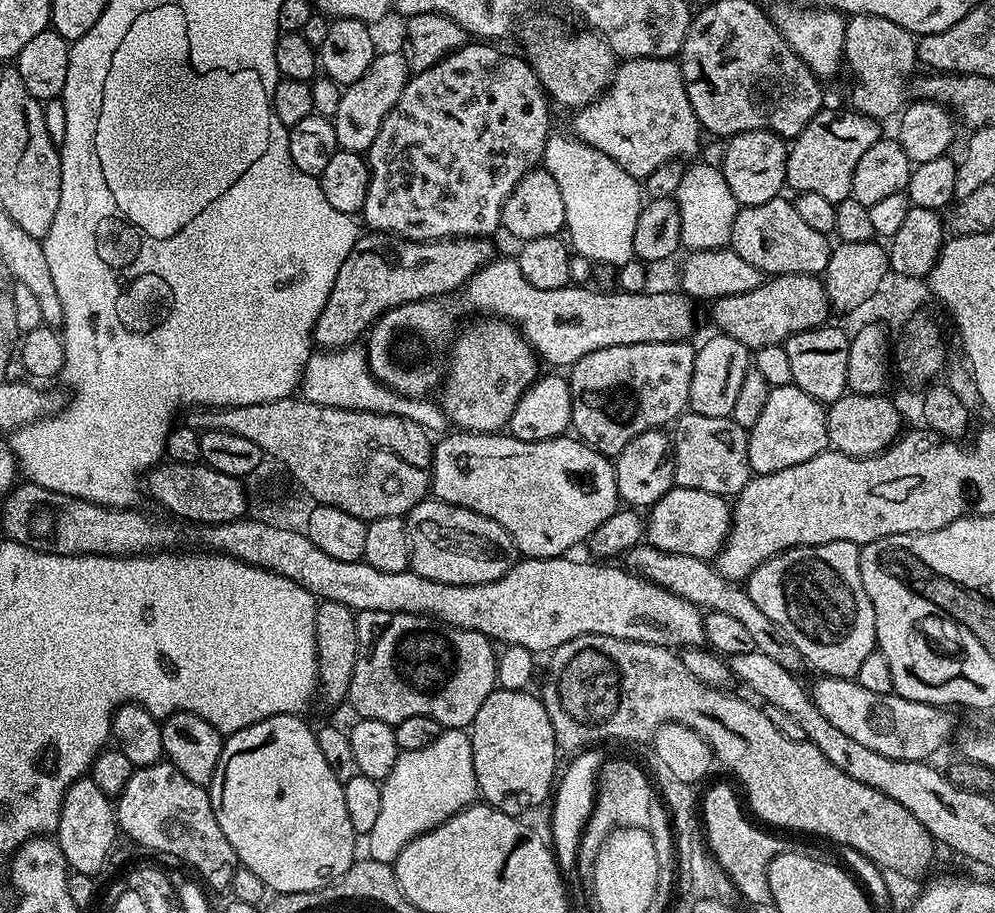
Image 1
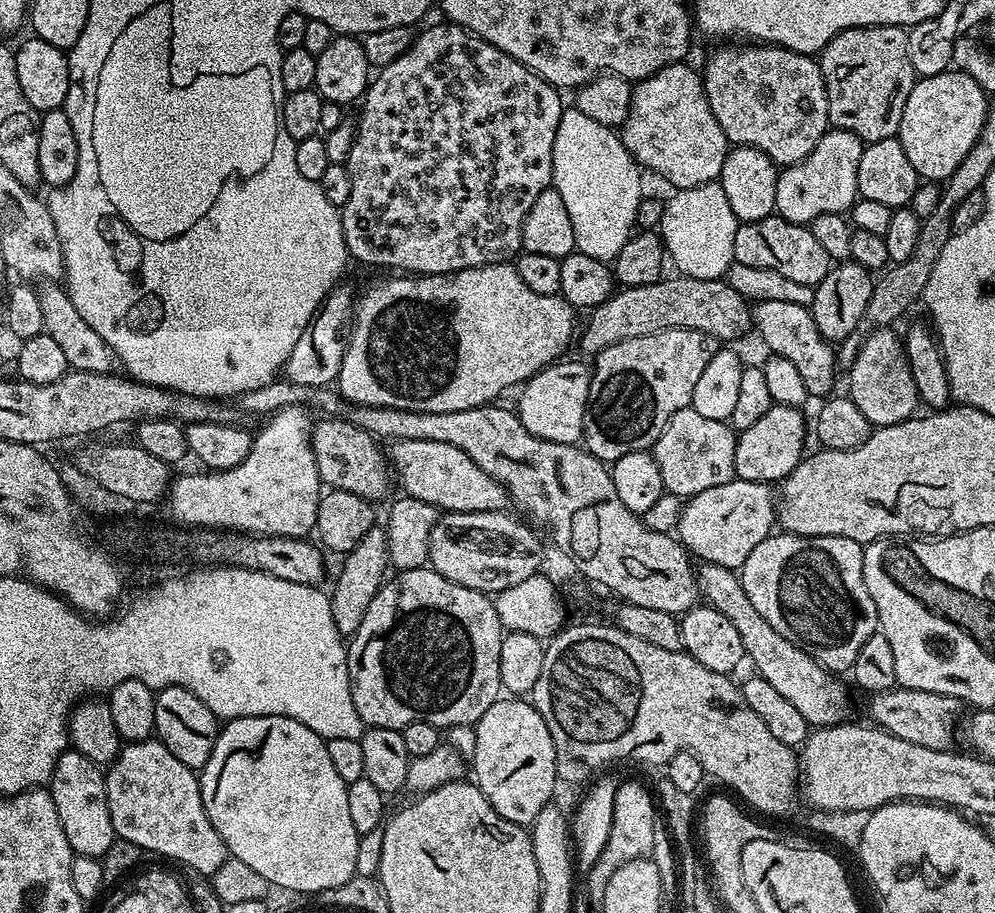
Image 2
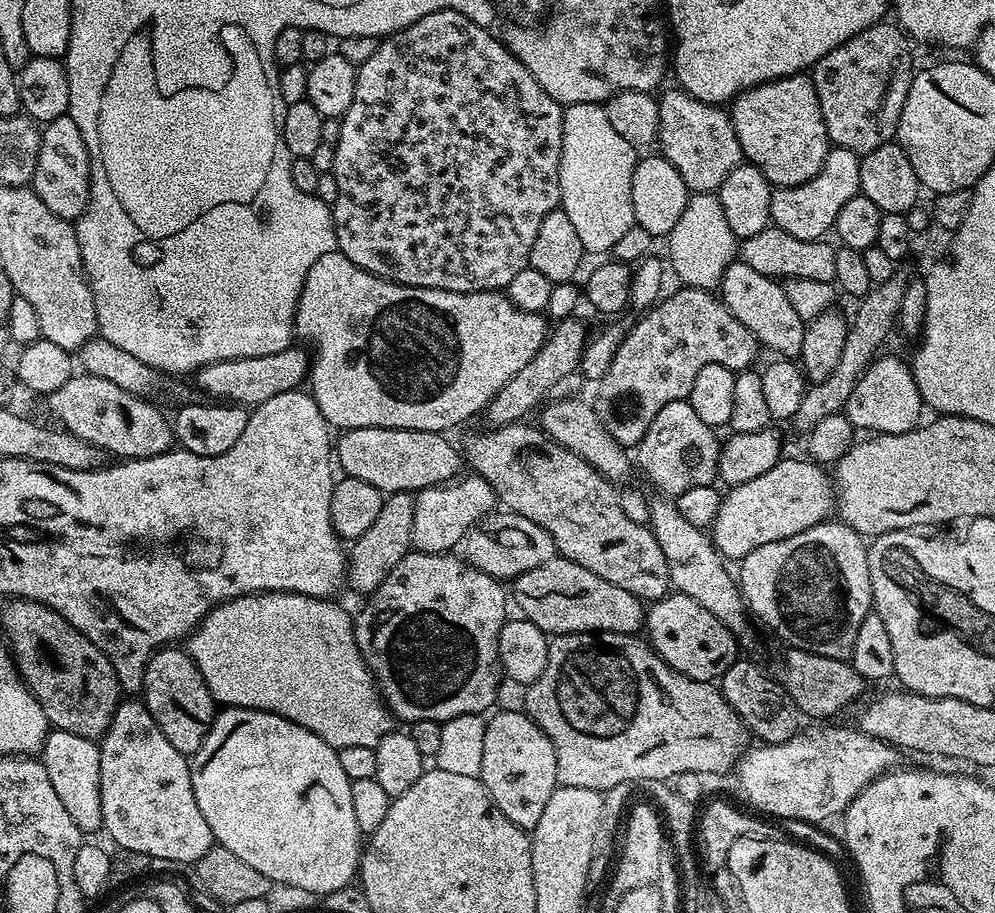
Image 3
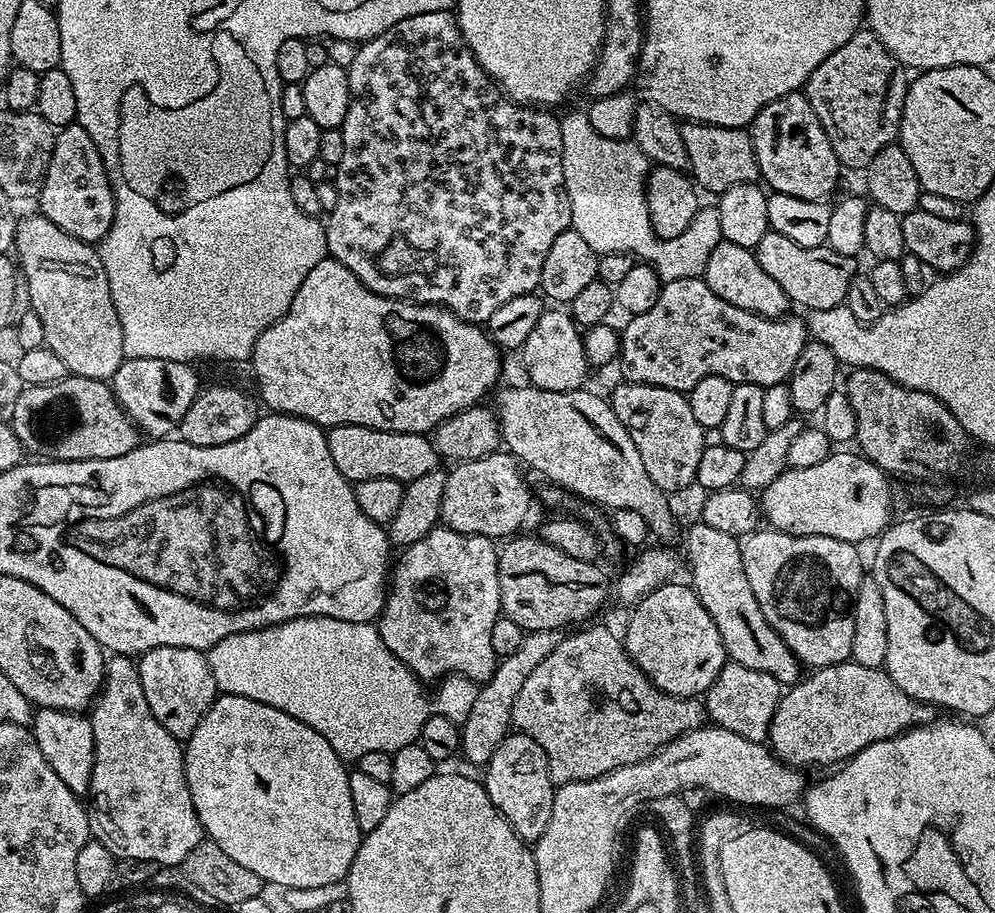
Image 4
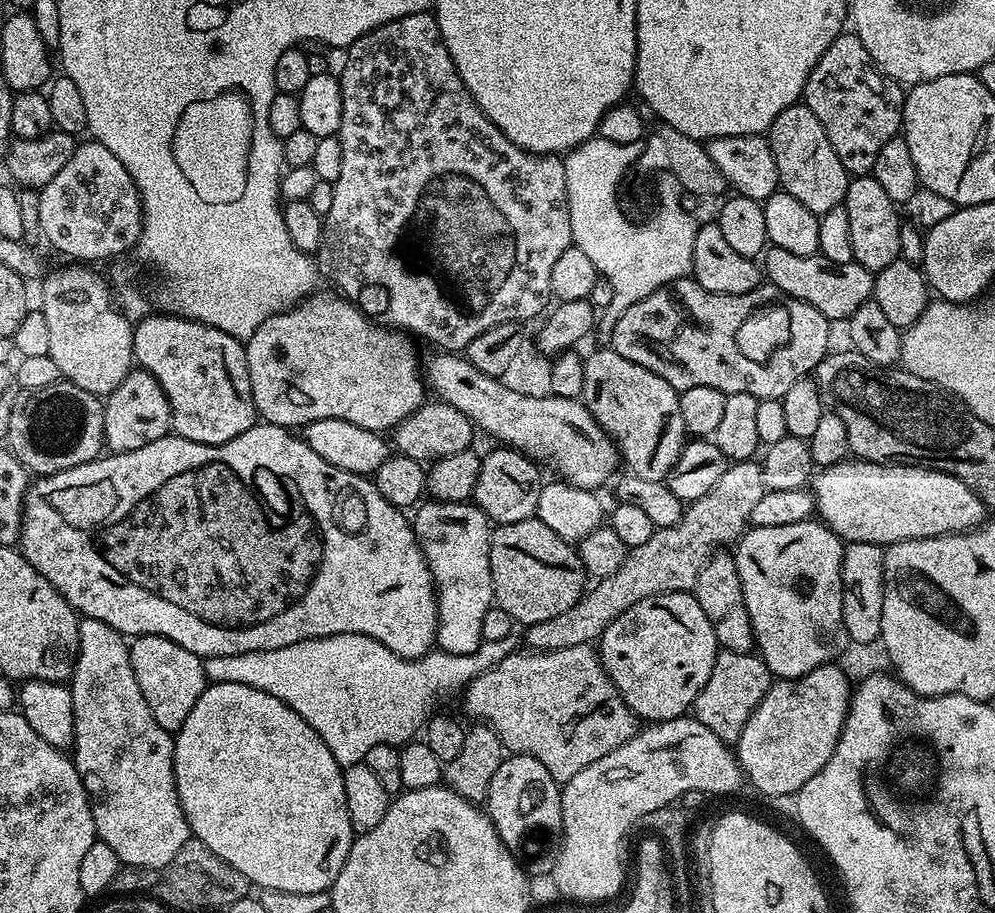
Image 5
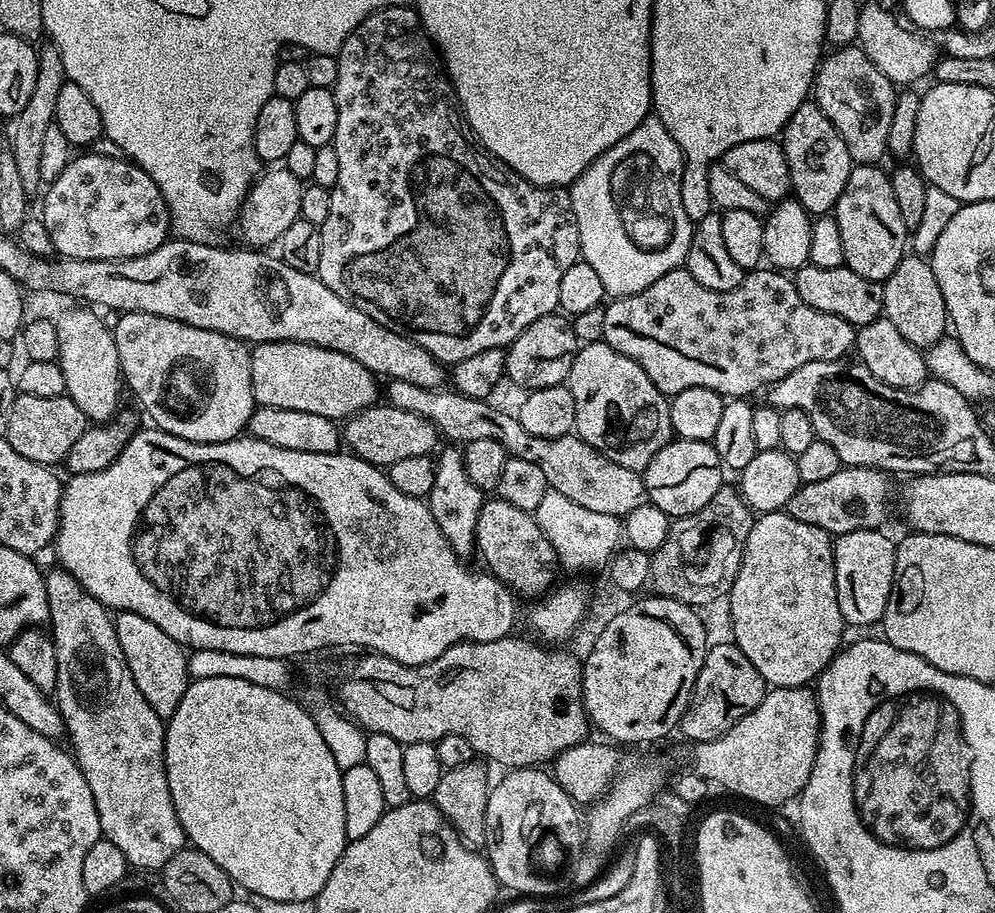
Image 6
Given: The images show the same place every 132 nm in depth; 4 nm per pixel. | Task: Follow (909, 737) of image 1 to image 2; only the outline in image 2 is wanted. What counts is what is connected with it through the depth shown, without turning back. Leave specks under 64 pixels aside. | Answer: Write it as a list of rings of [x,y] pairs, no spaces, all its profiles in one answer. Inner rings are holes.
[[[701,563],[698,568],[698,579],[703,599],[711,607],[726,614],[738,629],[742,637],[744,655],[754,667],[755,675],[766,678],[770,686],[775,686],[793,706],[800,711],[802,718],[806,718],[809,726],[829,728],[832,724],[842,724],[849,719],[848,692],[839,675],[823,668],[806,650],[794,646],[790,638],[782,638],[758,609],[746,598],[746,590],[742,590],[739,575],[733,569],[717,564]]]

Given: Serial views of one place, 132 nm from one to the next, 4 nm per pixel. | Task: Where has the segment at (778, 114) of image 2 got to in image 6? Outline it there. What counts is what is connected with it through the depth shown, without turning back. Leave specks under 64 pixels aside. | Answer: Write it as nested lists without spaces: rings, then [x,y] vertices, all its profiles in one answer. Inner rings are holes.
[[[806,102],[794,110],[782,133],[786,162],[792,179],[791,195],[813,217],[831,213],[836,207],[842,190],[846,190],[846,178],[854,167],[846,142],[834,130],[830,118],[822,114],[815,102]]]

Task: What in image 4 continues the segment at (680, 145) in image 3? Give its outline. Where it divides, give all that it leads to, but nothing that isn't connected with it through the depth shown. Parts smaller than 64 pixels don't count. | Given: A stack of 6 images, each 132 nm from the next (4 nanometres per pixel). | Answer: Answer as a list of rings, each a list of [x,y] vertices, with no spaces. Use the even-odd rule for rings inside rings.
[[[688,122],[681,127],[680,133],[686,146],[691,179],[704,192],[719,194],[730,190],[730,186],[751,184],[759,177],[760,167],[754,154],[752,138],[745,129]]]

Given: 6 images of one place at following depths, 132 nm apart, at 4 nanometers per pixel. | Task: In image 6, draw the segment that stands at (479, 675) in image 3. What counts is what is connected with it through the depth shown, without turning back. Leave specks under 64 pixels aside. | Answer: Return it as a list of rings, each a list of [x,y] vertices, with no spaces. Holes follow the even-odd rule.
[[[456,446],[448,447],[450,448],[444,453],[441,451],[435,457],[434,486],[426,498],[426,503],[430,514],[434,514],[434,522],[438,524],[438,530],[446,538],[446,542],[456,551],[457,556],[468,558],[468,555],[476,552],[478,510],[482,510],[486,496],[478,486],[474,486],[474,482],[470,482],[464,469],[463,451]]]

